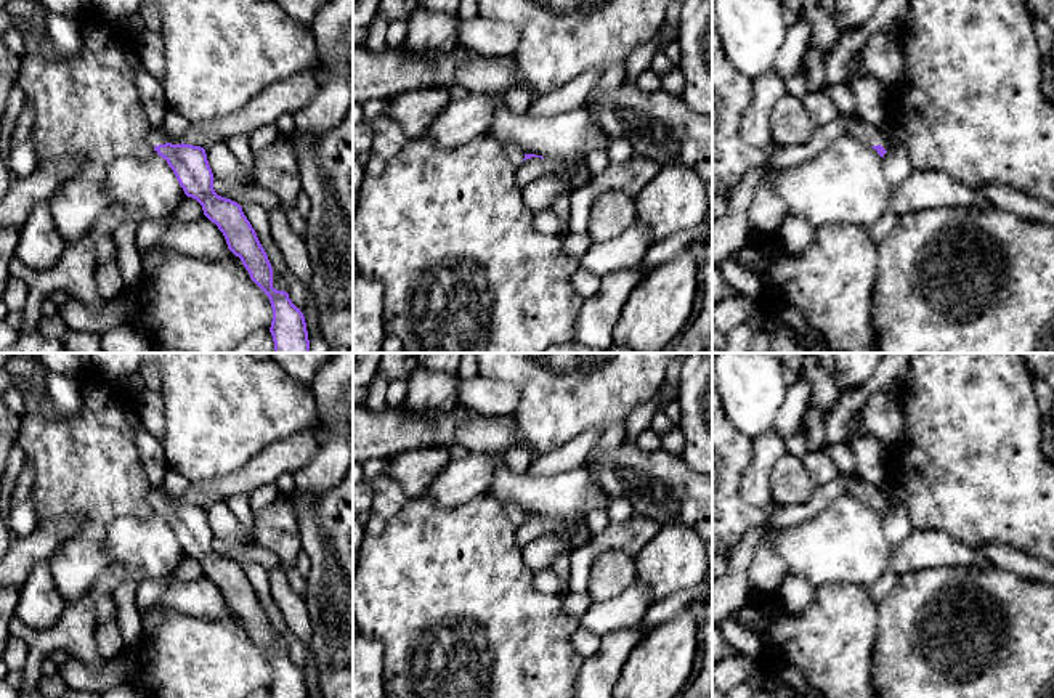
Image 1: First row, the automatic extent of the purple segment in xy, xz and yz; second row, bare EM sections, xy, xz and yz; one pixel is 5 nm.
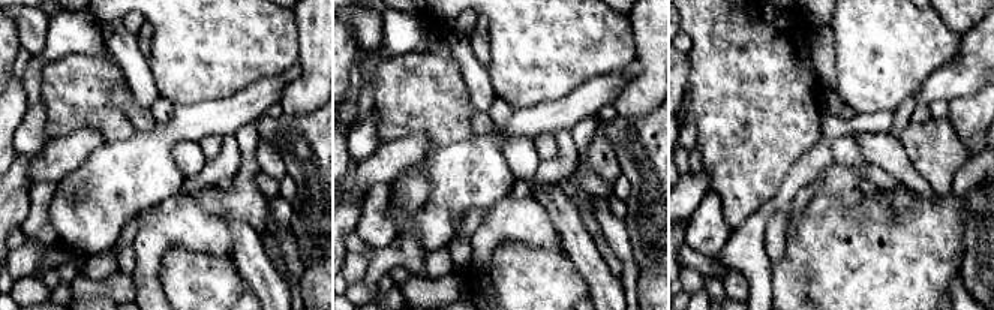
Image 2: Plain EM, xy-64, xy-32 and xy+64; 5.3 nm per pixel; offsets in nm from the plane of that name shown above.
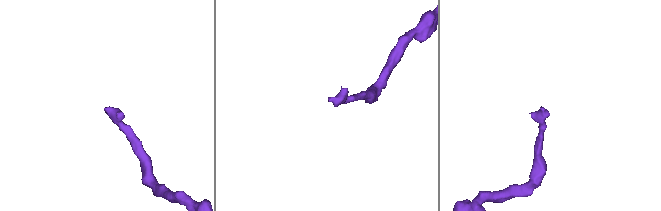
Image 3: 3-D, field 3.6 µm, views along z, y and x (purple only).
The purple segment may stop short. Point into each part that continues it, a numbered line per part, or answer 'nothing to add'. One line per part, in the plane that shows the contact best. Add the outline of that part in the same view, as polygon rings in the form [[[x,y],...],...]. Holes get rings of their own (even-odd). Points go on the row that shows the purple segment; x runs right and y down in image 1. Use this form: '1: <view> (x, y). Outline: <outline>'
1: xy (156, 135). Outline: [[[151,128],[149,138],[154,146],[167,143],[167,136],[159,128]]]

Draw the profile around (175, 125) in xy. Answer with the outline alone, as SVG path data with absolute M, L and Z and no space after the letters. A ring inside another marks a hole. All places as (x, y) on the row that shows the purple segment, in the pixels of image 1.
M168 109L162 120L165 133L175 140L181 138L188 132L189 125L191 122L173 109Z

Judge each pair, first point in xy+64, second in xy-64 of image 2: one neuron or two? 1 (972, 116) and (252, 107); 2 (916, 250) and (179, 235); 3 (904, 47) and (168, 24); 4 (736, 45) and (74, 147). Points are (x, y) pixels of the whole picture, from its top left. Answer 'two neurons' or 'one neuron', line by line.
1: two neurons
2: two neurons
3: one neuron
4: two neurons

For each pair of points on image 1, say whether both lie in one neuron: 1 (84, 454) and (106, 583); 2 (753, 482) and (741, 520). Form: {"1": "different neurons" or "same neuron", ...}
{"1": "different neurons", "2": "different neurons"}

